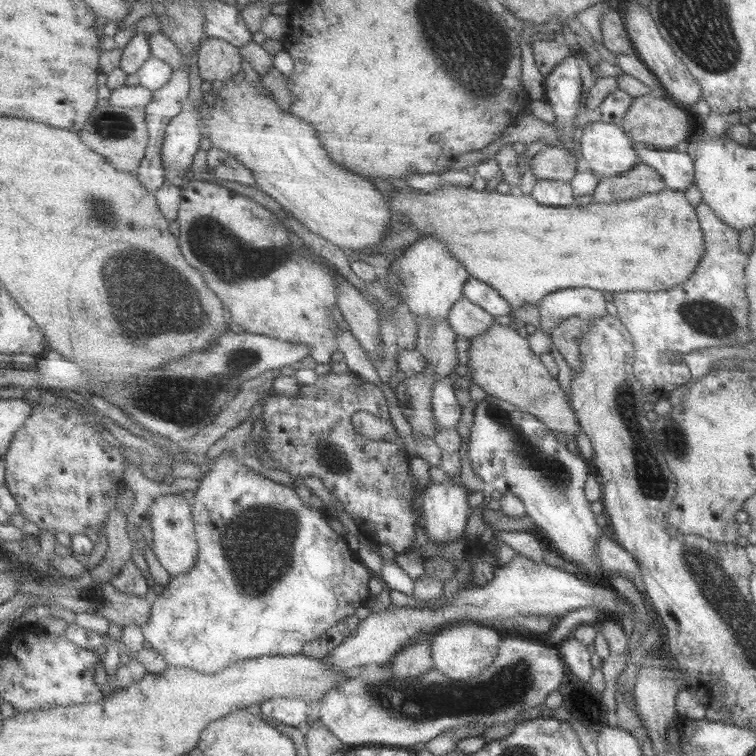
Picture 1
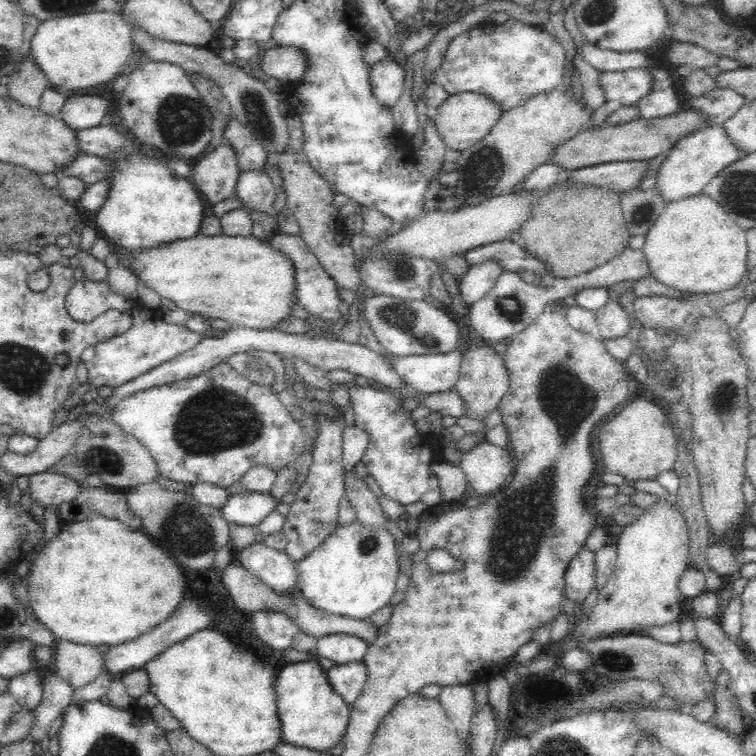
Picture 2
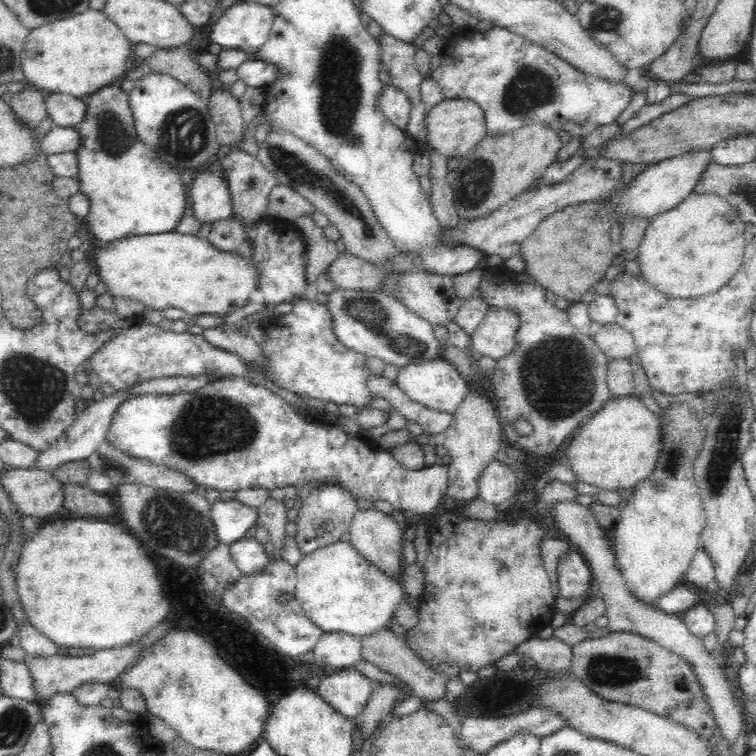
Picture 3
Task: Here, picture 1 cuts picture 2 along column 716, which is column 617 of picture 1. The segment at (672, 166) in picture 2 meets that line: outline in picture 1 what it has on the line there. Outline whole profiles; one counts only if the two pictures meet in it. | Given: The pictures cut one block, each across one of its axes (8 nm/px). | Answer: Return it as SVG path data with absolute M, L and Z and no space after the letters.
M590 119L582 128L578 158L597 178L615 176L638 162L631 143L622 127Z

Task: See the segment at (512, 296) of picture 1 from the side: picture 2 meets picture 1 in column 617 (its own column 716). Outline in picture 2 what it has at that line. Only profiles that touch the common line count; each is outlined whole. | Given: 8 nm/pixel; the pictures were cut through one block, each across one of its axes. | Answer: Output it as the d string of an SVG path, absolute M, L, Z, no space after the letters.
M694 195L666 205L658 220L645 234L642 251L650 274L656 281L680 292L694 292L697 295L702 292L720 292L736 286L745 275L747 231L734 222L720 203L708 195Z

